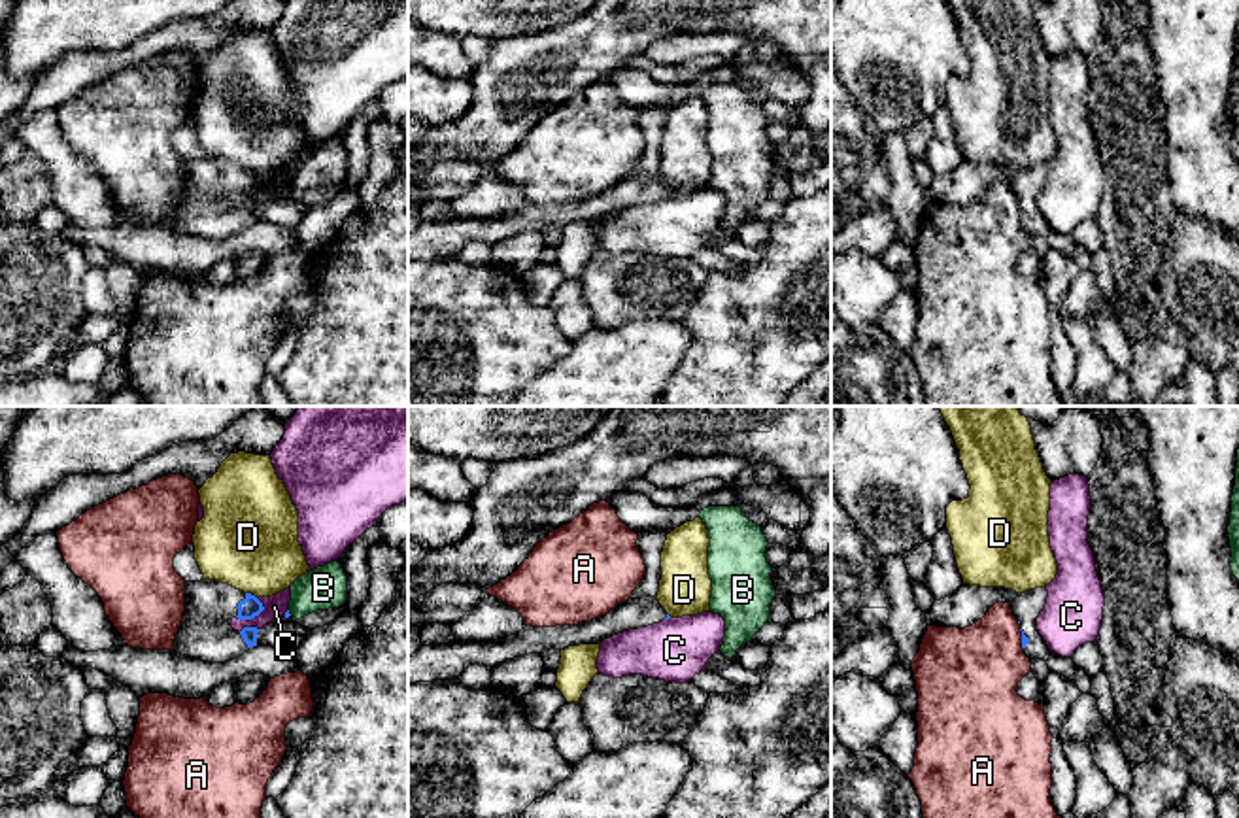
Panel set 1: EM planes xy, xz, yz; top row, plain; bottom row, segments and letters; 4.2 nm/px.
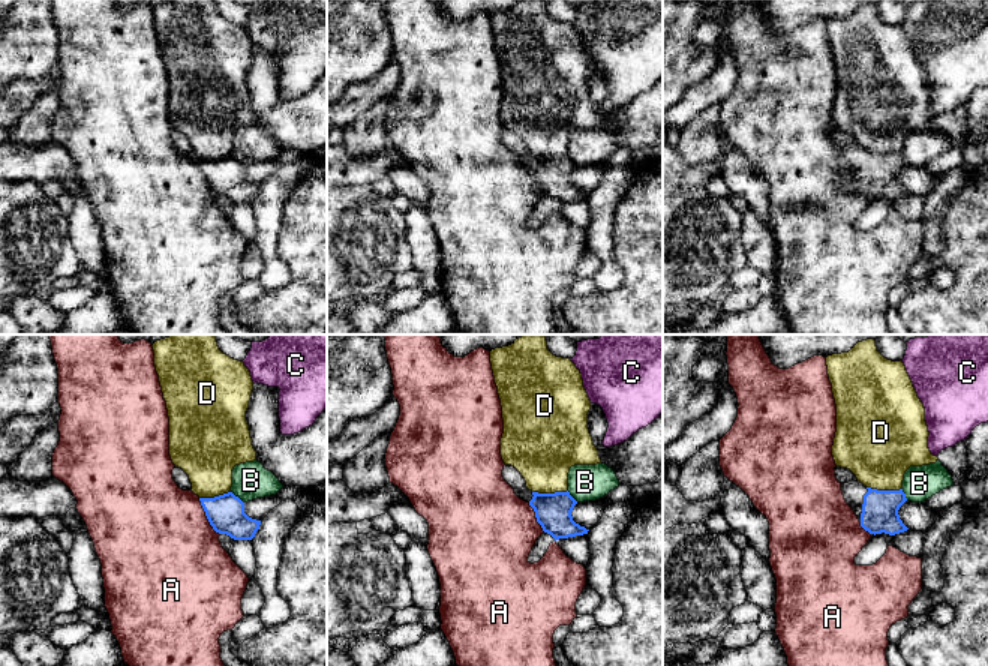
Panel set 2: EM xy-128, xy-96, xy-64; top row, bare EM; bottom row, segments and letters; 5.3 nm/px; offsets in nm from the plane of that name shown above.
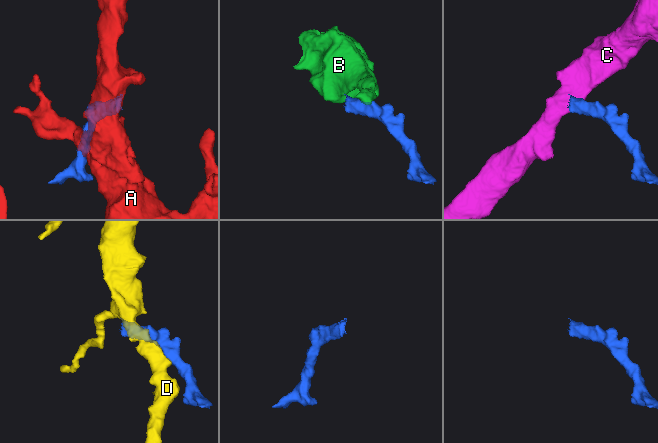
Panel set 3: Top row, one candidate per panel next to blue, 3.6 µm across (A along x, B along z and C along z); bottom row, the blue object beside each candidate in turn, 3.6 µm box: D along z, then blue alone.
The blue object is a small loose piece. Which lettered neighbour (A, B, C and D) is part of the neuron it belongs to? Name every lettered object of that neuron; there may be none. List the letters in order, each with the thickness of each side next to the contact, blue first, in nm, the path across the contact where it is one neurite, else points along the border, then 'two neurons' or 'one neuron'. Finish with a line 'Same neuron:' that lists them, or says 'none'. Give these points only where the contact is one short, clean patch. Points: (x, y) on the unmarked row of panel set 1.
A: 30/380 nm | along yz (1018, 206), (1022, 225) | two neurons
B: 20/180 nm | along xy (288, 187), (291, 191) | two neurons
C: 90/100 nm | along xy (265, 184), (252, 195), (237, 195) | two neurons
D: 90/420 nm | two neurons
Same neuron: none

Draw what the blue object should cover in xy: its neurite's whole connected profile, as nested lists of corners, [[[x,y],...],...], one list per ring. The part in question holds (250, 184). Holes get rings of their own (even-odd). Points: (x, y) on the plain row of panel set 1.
[[[215,157],[185,159],[185,189],[174,215],[174,229],[208,240],[225,240],[257,223],[257,204],[244,204],[240,210],[230,204],[234,195],[253,196],[264,183],[251,172]]]

